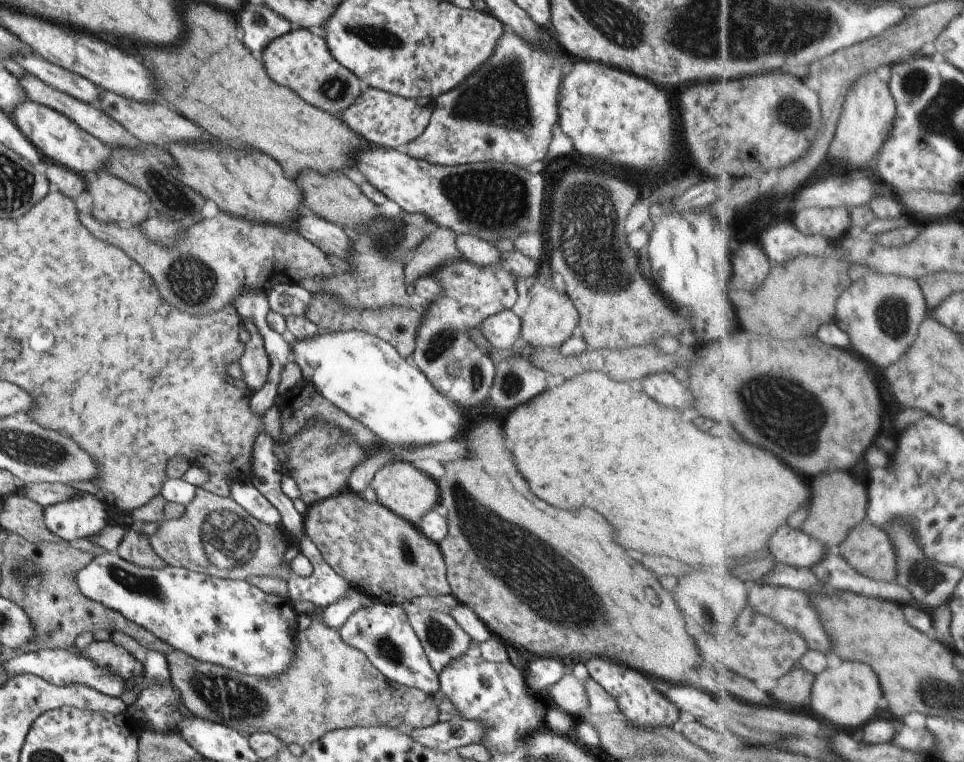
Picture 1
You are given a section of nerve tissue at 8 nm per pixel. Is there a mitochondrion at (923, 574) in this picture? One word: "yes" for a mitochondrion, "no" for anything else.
yes

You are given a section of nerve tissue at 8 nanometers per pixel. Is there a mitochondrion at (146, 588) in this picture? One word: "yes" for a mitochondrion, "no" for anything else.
yes

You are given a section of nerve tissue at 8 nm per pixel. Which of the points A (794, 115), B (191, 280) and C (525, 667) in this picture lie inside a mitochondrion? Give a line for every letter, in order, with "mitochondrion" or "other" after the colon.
A: mitochondrion
B: mitochondrion
C: other

